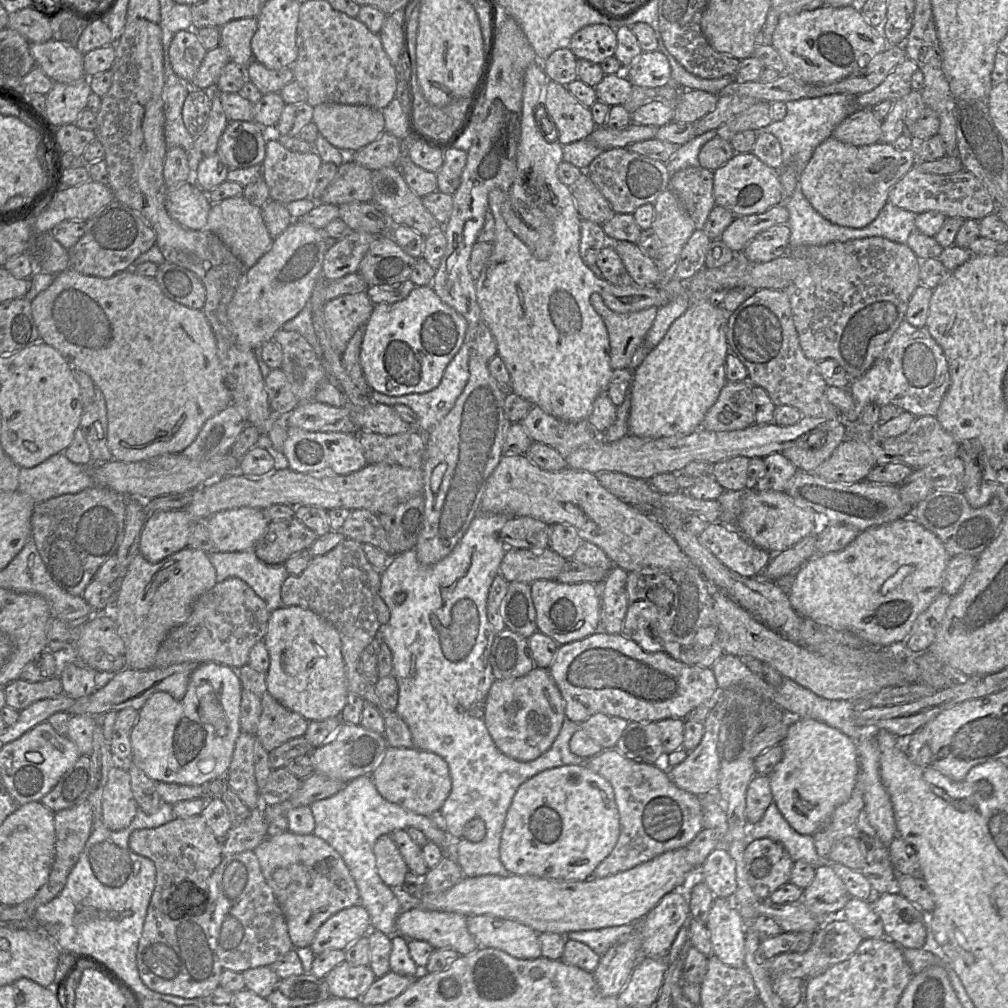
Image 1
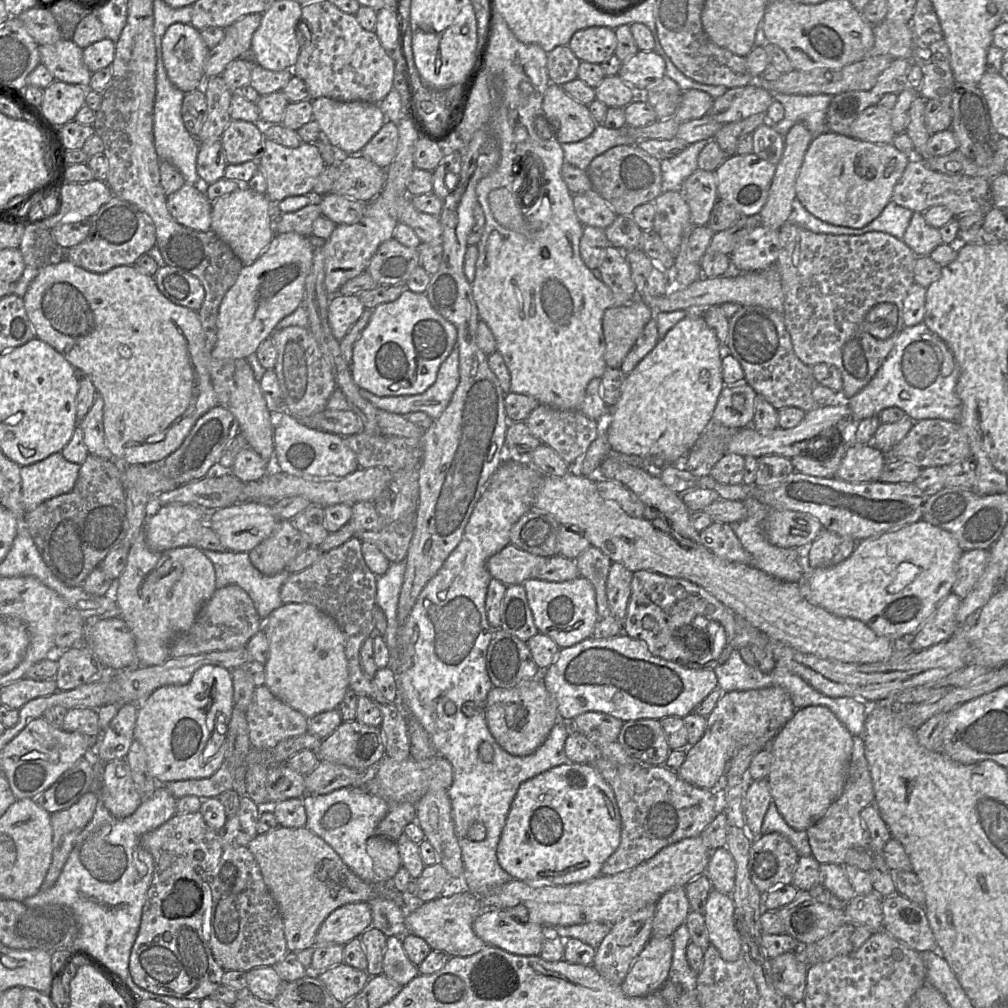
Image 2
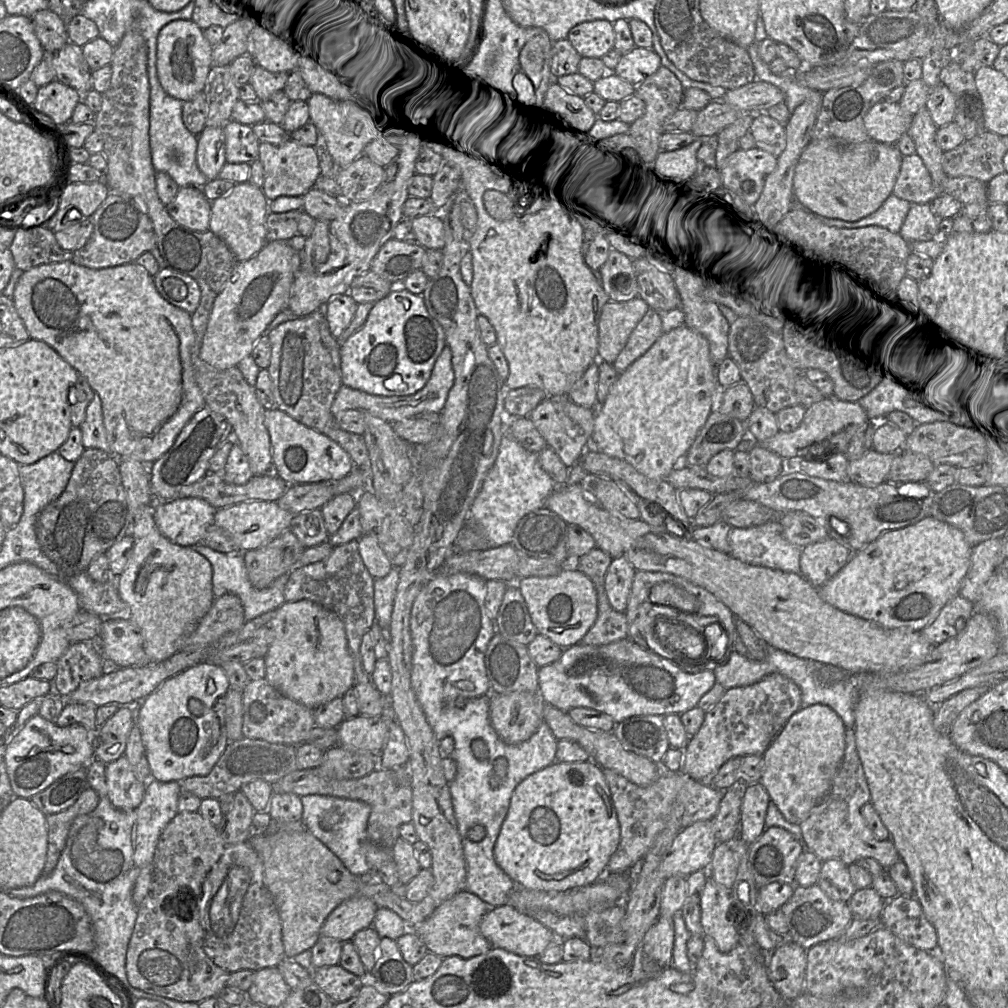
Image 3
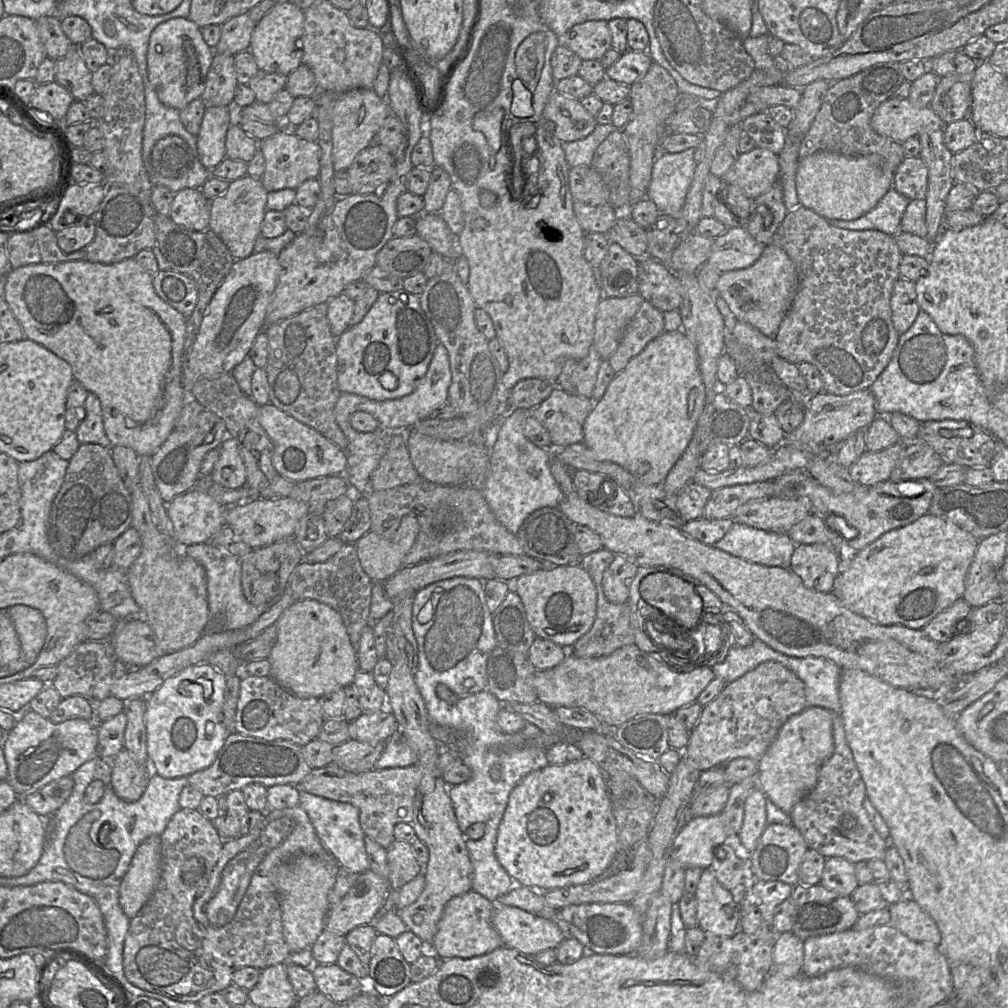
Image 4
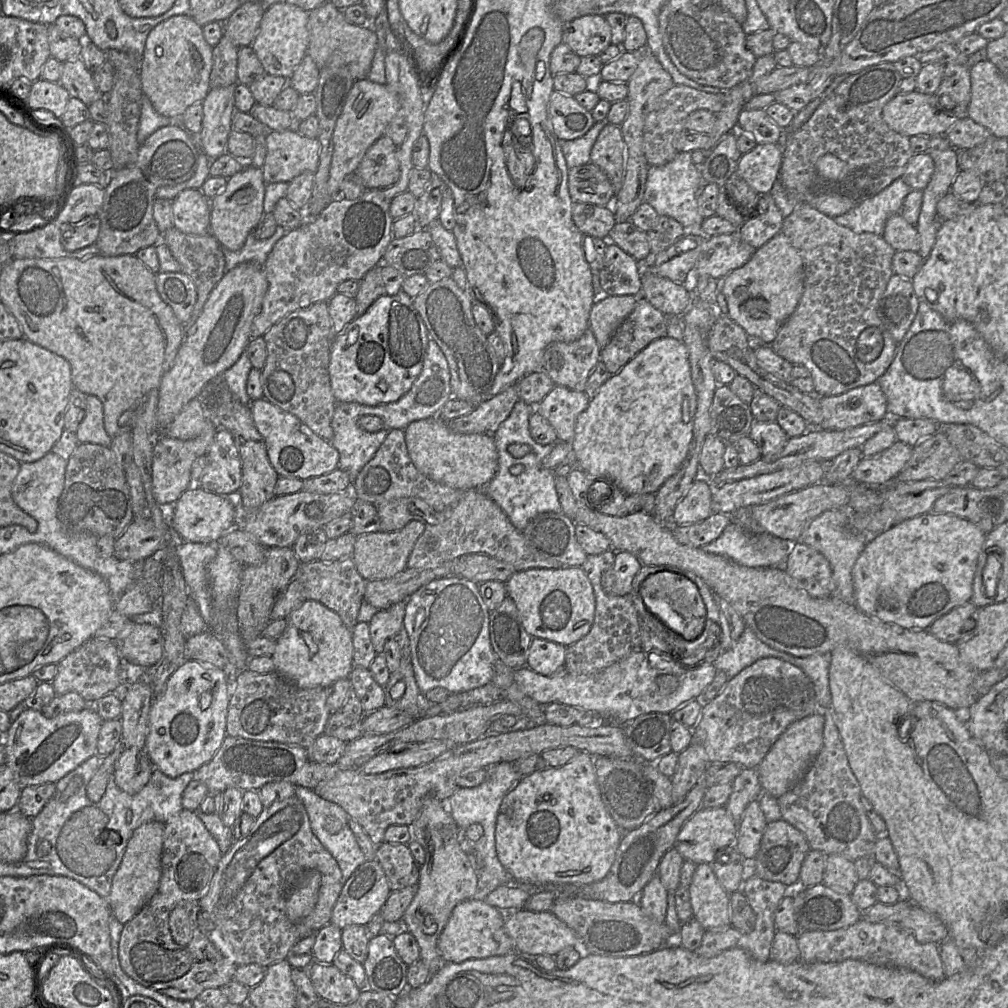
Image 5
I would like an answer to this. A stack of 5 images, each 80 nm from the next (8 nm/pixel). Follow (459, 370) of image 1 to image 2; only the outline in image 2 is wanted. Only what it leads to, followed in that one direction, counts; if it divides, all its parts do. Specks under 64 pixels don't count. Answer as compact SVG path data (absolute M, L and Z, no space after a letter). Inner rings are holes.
M456 344L451 354L441 364L436 381L424 393L379 397L360 388L360 394L379 410L399 415L421 411L435 420L446 410L459 381L459 350Z

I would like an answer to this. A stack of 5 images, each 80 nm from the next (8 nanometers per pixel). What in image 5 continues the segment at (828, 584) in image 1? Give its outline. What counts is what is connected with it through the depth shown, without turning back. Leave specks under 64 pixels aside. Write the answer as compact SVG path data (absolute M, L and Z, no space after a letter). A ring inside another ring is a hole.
M927 512L904 520L866 543L852 572L857 608L883 622L906 629L928 630L932 623L958 605L970 601L979 554L986 533L954 514Z

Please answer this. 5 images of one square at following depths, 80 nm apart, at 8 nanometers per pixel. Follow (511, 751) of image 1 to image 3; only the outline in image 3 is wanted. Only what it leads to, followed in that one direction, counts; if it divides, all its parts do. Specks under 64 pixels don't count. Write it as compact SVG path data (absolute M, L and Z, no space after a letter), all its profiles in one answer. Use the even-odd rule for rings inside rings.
M539 692L491 694L490 722L506 744L520 744L530 739L544 722L546 705Z

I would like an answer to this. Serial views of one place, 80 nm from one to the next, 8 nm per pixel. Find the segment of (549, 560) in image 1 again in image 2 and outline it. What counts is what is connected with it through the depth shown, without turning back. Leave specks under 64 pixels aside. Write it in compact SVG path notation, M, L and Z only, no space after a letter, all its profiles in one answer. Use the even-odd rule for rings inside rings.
M508 544L488 559L487 569L492 578L506 586L523 585L527 580L535 578L537 571L544 566L547 559L549 558L531 554Z

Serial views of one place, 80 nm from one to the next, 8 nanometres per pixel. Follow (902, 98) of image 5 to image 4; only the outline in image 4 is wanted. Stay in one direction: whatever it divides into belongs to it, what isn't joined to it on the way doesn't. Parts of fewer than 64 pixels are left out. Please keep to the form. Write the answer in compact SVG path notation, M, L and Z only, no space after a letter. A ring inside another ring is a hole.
M891 97L882 102L871 118L871 127L899 143L917 136L922 128L944 129L946 124L930 107L916 107L908 98Z

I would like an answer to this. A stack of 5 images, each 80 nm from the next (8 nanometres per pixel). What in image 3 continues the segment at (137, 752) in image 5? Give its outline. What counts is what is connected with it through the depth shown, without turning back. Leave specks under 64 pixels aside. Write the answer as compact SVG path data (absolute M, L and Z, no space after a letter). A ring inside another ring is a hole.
M125 754L106 764L105 776L108 797L115 808L131 811L140 805L147 783L138 778Z

